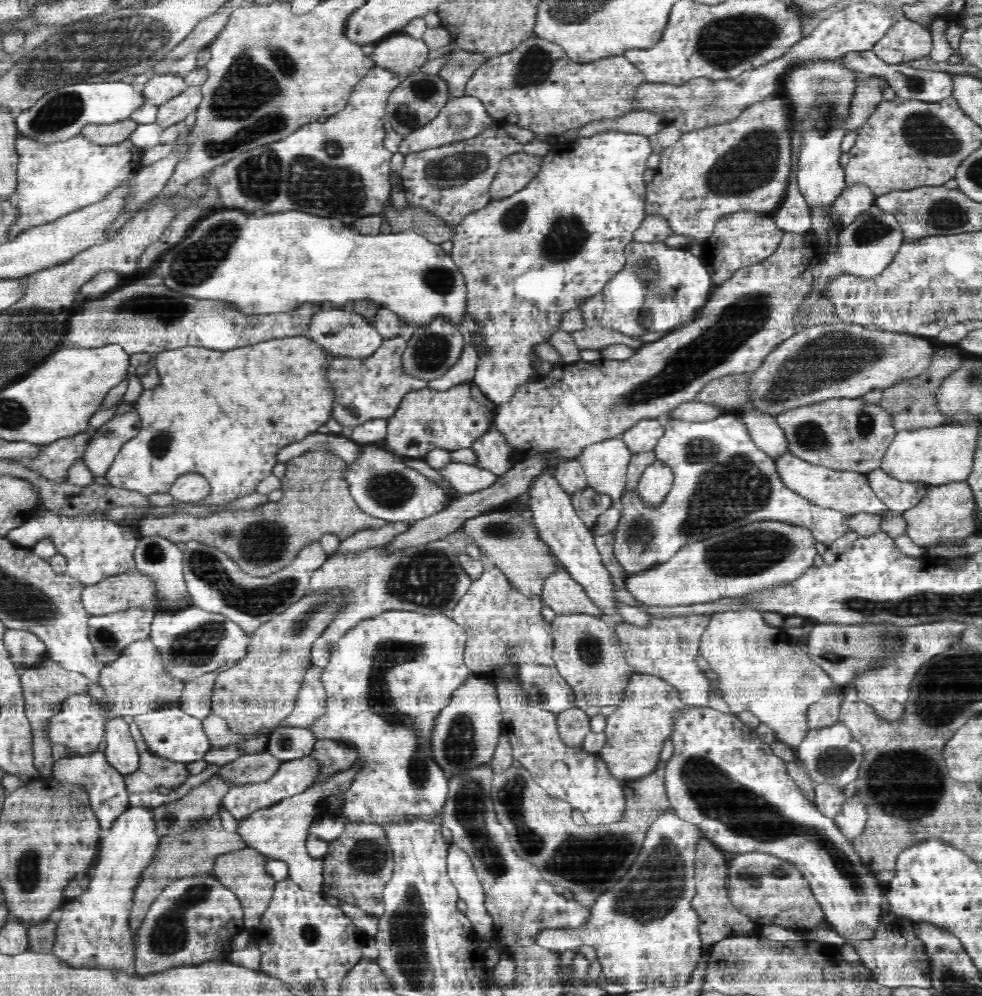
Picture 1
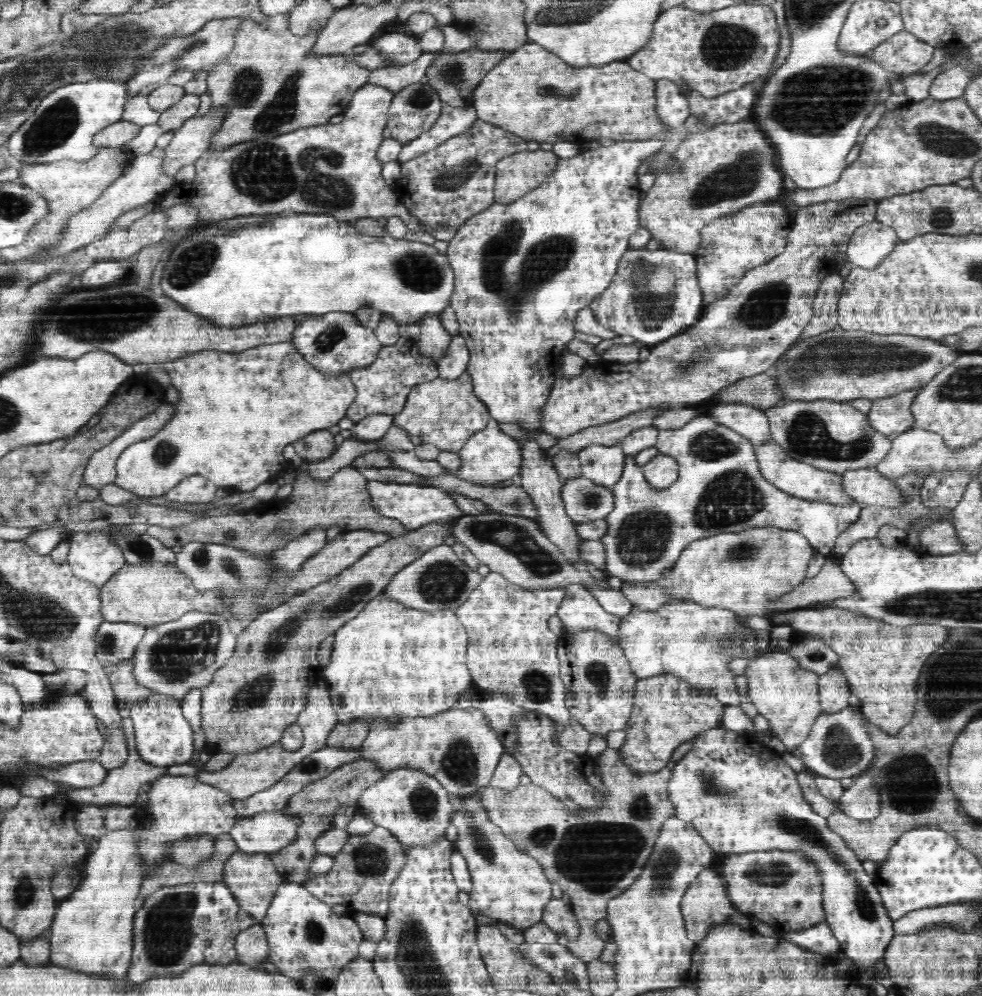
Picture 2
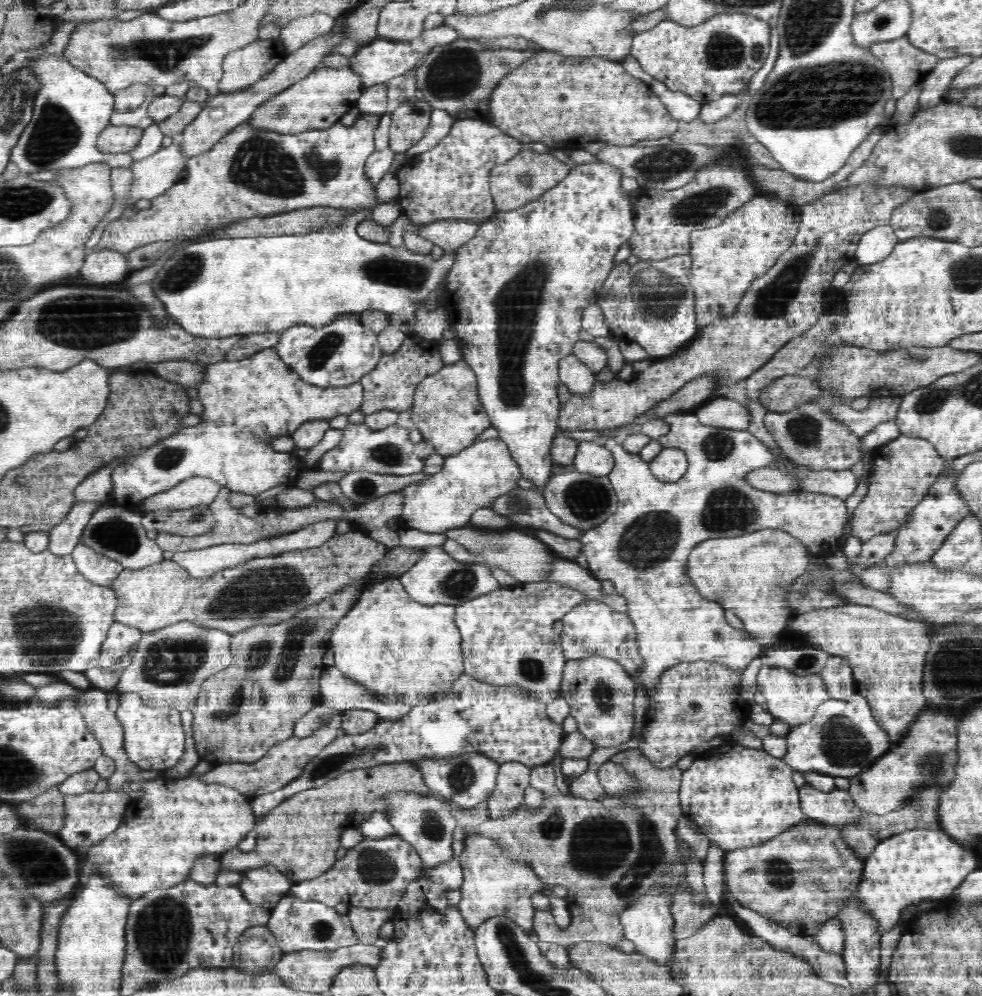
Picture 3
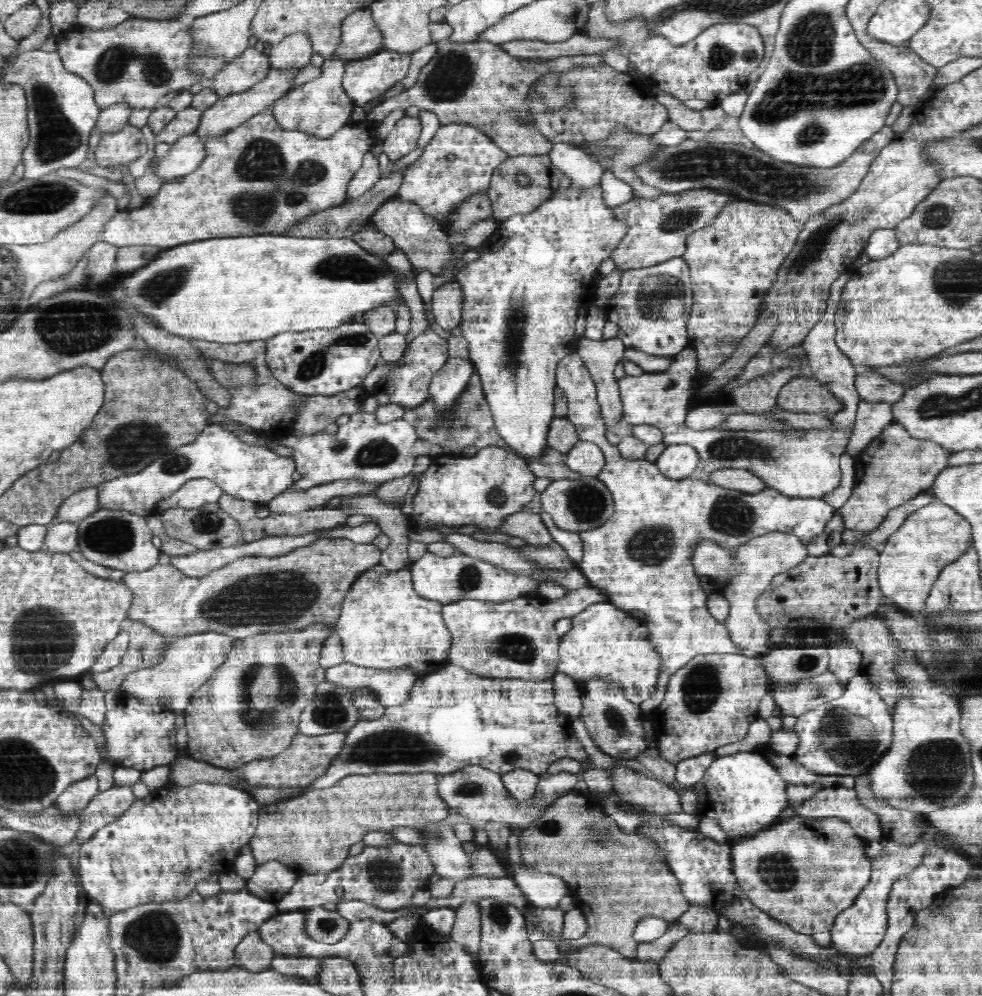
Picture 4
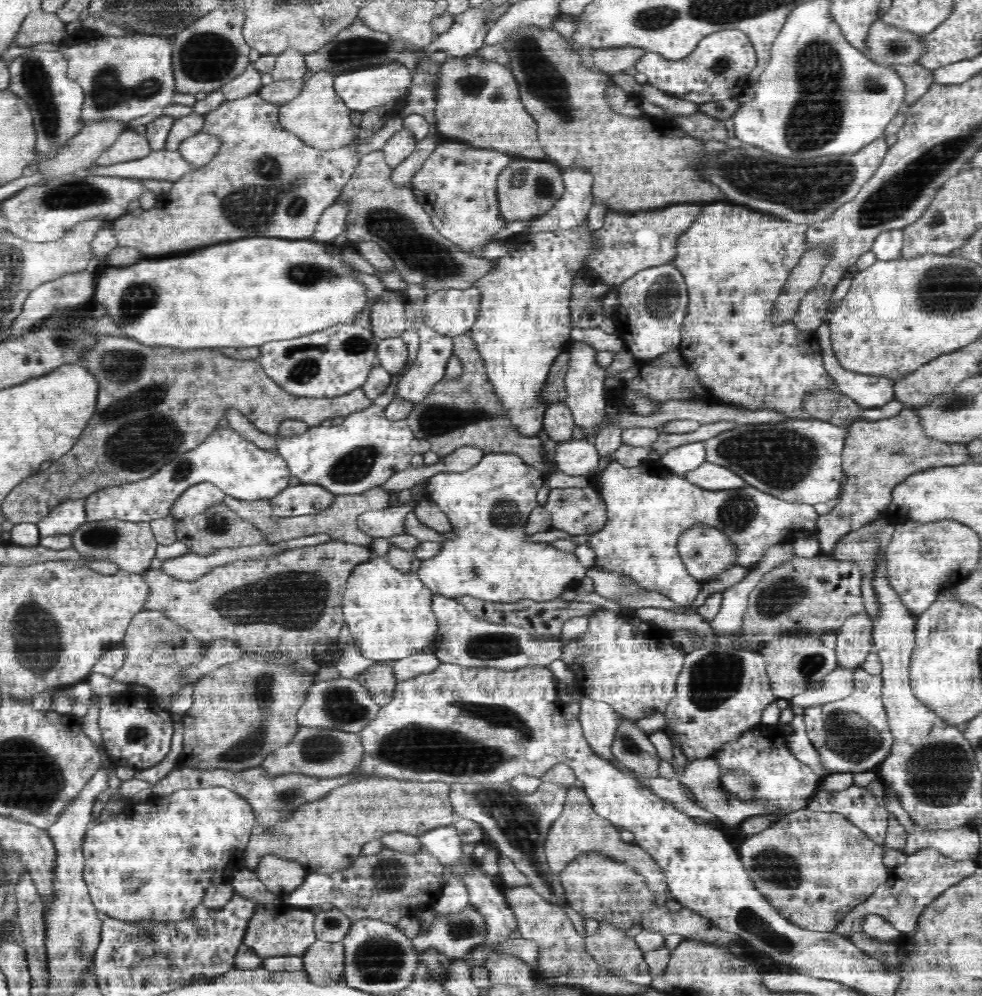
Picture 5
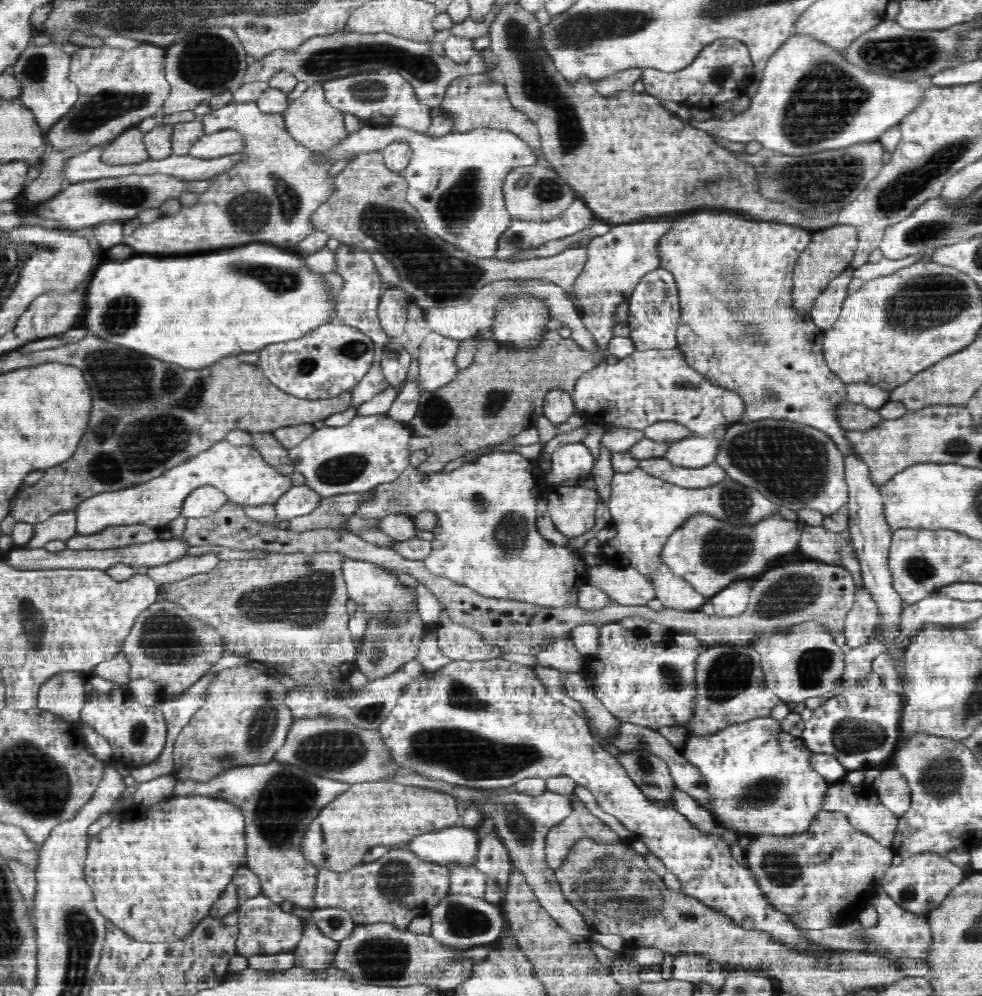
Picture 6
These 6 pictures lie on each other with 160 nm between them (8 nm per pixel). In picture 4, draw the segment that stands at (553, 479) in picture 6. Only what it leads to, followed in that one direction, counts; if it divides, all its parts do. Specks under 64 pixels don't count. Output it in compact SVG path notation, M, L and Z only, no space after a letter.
M579 440L565 456L566 465L586 477L596 477L598 473L602 472L606 464L601 449L590 441Z

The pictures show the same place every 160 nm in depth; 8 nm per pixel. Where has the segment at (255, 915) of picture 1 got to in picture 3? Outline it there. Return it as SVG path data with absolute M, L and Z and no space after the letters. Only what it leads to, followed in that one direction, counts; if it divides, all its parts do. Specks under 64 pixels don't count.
M265 865L242 871L239 882L243 896L254 907L271 911L278 902L291 891L294 882L283 876L278 868Z

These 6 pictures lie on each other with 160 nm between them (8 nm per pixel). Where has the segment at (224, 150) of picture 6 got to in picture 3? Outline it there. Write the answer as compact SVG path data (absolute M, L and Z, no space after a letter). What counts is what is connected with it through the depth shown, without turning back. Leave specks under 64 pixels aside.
M177 140L144 160L134 161L131 165L134 184L128 196L128 206L134 207L137 200L151 201L166 193L182 179L188 159Z

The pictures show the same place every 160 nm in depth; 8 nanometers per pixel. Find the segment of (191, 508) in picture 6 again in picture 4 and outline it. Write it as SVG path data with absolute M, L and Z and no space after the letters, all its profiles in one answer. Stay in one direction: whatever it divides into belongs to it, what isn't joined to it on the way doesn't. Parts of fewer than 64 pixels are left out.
M194 479L186 482L172 496L160 500L156 512L161 513L170 508L200 508L202 504L217 502L223 490L210 479Z

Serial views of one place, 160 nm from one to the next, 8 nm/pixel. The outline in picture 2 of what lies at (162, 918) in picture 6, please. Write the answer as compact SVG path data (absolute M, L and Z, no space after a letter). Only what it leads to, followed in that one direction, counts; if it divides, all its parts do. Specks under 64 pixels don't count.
M163 776L153 782L147 796L149 797L148 806L141 808L137 823L138 829L144 833L145 841L141 846L141 852L150 863L149 867L168 857L164 853L166 840L174 840L190 832L207 832L216 837L220 832L229 832L238 817L232 809L232 803L230 803L232 799L227 794L204 784L196 776Z

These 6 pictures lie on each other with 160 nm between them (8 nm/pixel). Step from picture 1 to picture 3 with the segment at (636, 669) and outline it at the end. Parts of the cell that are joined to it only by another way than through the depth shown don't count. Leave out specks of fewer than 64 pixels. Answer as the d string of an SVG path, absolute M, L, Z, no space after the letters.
M670 412L661 420L668 424L670 430L656 439L663 448L676 448L687 455L689 466L684 476L674 482L662 482L652 474L649 463L644 462L640 455L628 453L612 437L598 439L597 443L610 450L616 461L607 477L614 487L618 505L615 513L602 525L584 531L578 538L592 576L600 581L612 582L615 592L628 601L627 613L636 627L638 653L645 663L635 680L644 684L647 693L654 688L662 673L678 664L714 662L744 672L752 659L764 652L749 632L727 623L724 607L698 594L698 588L686 575L686 562L694 546L710 538L738 537L772 528L798 538L813 555L828 556L840 548L844 526L848 523L844 502L857 487L856 477L850 471L814 470L794 463L802 492L773 493L754 488L745 480L749 472L777 464L777 456L764 440L754 437L747 430L702 425L692 412Z

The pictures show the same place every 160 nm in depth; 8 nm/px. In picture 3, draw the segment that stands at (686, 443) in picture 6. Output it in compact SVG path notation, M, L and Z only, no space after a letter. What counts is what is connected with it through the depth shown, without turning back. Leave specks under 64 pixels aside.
M663 448L662 452L649 463L652 474L662 482L680 480L688 466L687 455L676 448Z

